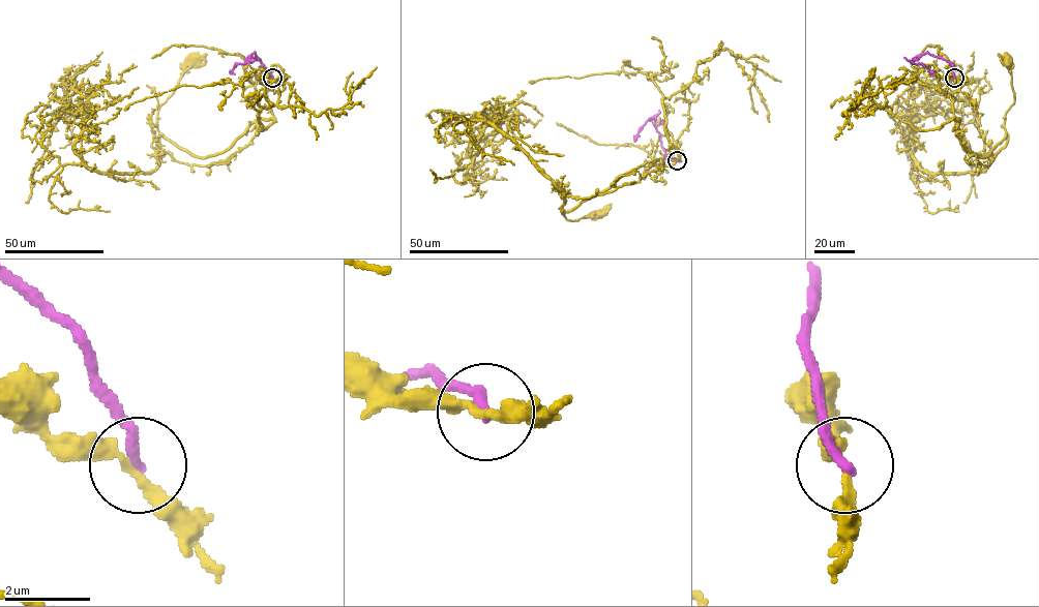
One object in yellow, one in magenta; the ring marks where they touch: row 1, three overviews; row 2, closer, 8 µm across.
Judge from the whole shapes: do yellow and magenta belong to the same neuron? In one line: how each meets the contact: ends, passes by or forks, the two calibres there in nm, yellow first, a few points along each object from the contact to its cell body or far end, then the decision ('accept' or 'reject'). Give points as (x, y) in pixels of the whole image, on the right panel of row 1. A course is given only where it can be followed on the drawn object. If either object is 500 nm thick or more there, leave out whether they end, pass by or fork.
yellow passes by; magenta ends; calibres 240 and 240 nm; course yellow (955, 78), (946, 87), (956, 137), (985, 157), (1004, 138), (1014, 100), (1007, 60); course magenta (955, 78), (953, 65), (941, 57), (927, 53), (912, 62), (936, 72); reject

